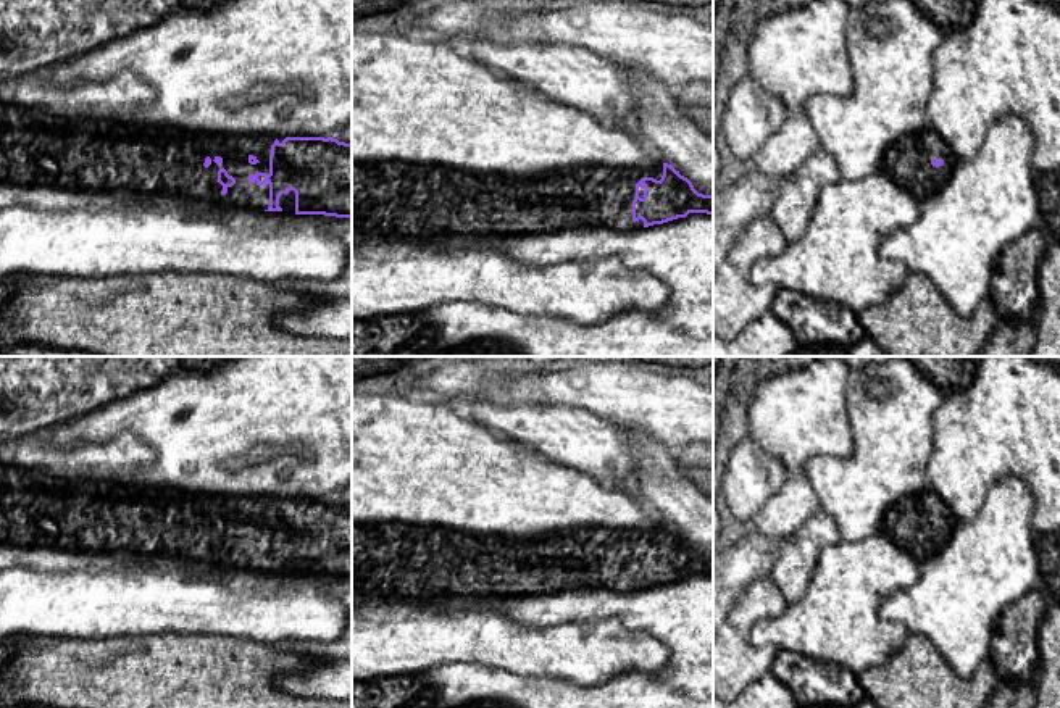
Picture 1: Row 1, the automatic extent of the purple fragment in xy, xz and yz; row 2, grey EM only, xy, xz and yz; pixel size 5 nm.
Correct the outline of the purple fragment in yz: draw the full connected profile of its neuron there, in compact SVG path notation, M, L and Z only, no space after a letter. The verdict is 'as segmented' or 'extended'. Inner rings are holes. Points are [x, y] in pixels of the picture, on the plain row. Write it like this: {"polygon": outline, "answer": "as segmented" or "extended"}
{"polygon": "M924 487L894 503L881 523L881 531L921 564L952 539L957 524L958 519L945 502Z", "answer": "extended"}

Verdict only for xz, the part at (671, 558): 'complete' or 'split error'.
split error

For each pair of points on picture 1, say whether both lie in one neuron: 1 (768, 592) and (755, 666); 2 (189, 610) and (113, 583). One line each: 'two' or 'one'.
1: one
2: one

